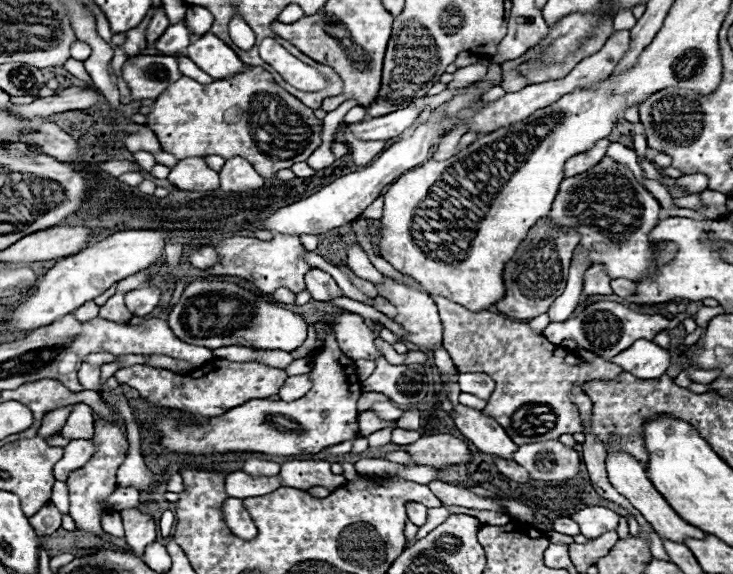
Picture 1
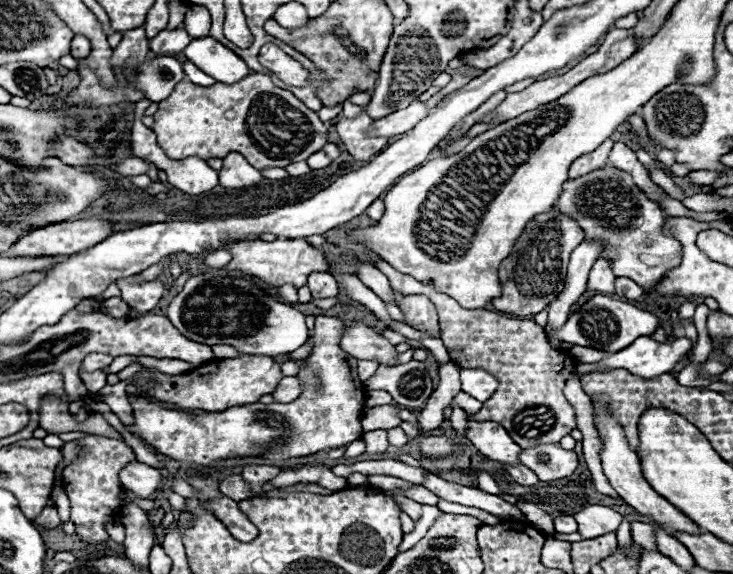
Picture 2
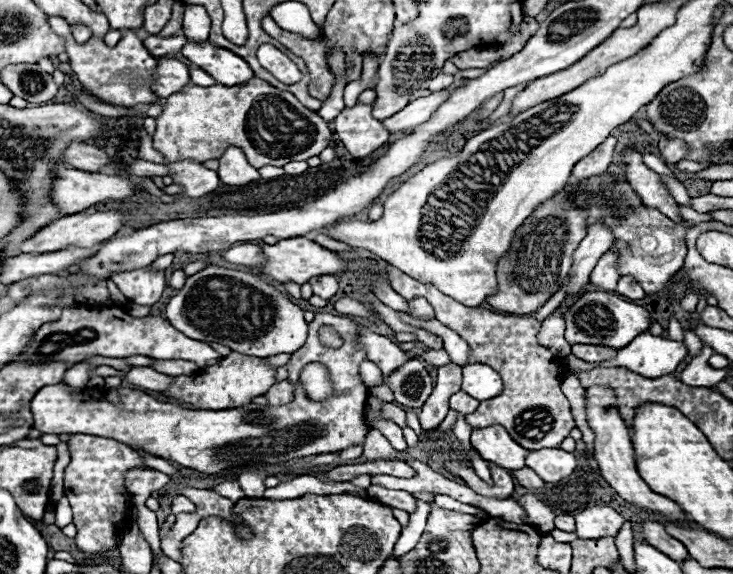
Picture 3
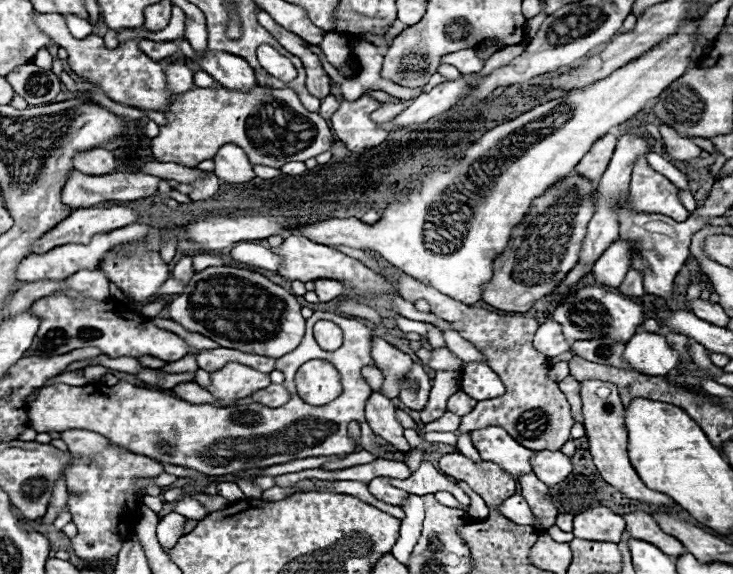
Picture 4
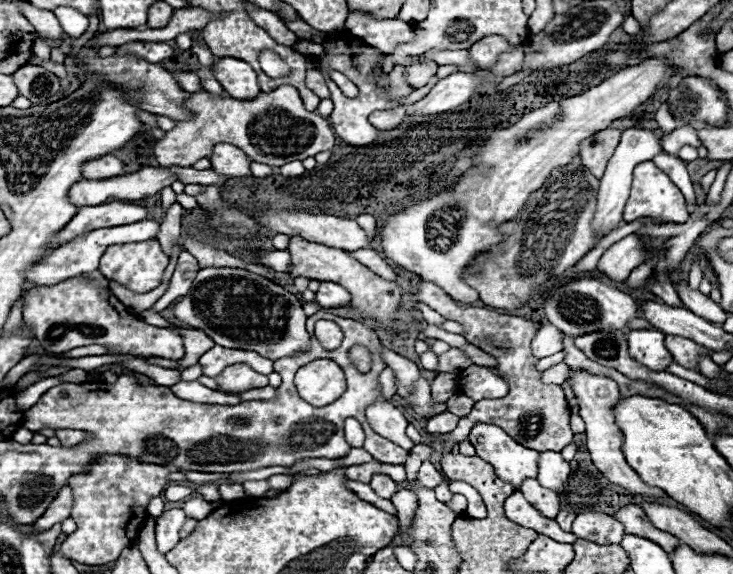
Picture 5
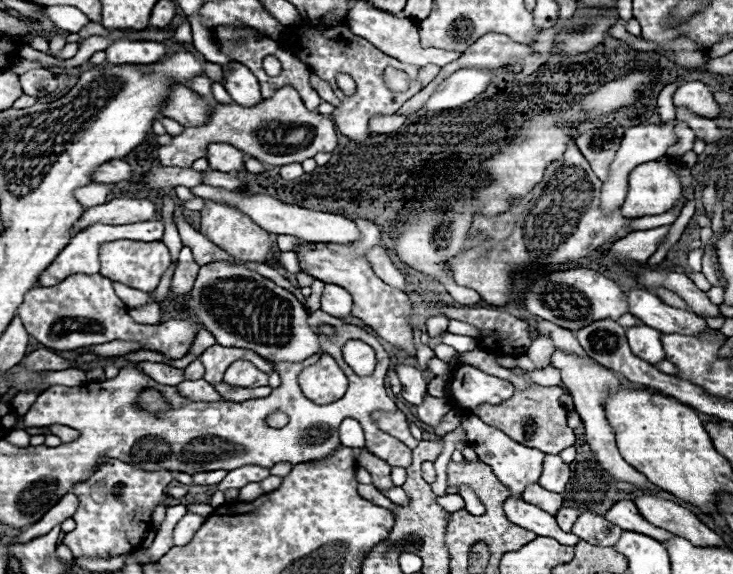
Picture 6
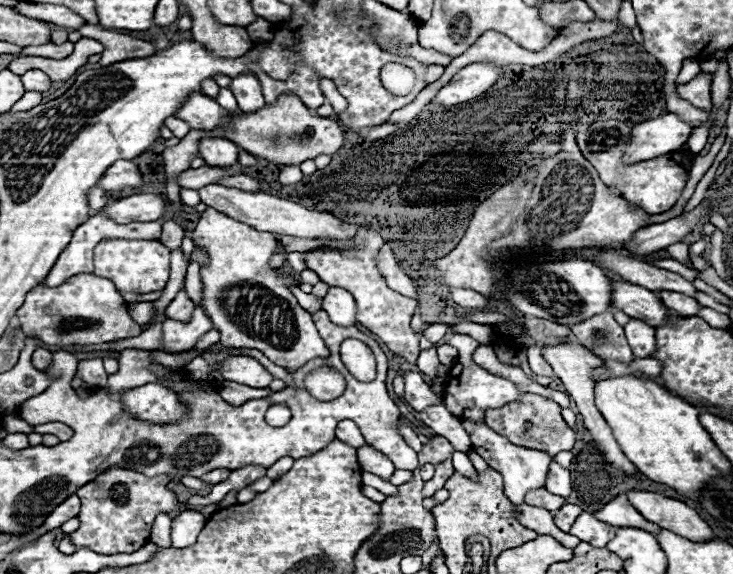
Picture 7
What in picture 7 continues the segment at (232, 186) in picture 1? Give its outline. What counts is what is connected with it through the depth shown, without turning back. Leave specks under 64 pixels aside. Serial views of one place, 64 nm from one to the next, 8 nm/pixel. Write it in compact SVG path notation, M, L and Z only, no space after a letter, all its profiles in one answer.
M202 138L198 142L198 154L206 164L214 166L236 166L238 146L226 138Z

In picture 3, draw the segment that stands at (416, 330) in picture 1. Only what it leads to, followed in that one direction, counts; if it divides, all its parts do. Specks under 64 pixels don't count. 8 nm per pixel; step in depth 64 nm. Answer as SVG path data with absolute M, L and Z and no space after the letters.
M414 298L410 300L410 314L416 318L424 318L424 320L432 320L434 318L434 310L428 304L426 298Z

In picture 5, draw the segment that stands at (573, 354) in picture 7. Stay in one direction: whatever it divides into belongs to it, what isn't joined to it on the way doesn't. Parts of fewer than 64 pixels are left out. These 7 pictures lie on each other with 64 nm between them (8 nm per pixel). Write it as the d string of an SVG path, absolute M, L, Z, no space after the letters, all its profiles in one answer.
M570 370L568 372L568 382L574 388L574 394L578 398L578 406L580 406L580 416L586 422L586 442L588 442L588 452L592 454L592 462L596 464L596 468L612 482L618 486L628 488L632 494L642 494L642 496L652 496L652 498L662 498L664 492L660 488L650 488L626 462L626 458L622 458L622 432L614 422L614 406L620 398L618 392L618 384L608 378L608 376L598 376L598 374L590 374L590 372L582 372L582 370Z

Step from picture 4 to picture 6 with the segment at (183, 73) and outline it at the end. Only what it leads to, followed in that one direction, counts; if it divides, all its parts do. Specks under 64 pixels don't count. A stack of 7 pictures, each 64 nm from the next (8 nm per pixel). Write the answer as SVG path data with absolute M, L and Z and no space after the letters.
M198 76L198 78L194 78L194 82L190 82L190 88L192 88L196 94L208 98L208 96L212 94L212 80L206 78L206 76Z

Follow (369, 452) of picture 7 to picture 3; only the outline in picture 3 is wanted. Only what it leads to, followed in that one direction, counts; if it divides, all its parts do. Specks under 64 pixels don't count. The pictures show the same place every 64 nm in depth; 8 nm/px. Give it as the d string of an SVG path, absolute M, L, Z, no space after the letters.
M370 484L368 488L368 494L372 498L376 498L378 502L382 504L388 504L392 508L402 508L406 512L414 512L416 504L414 504L414 496L410 492L404 492L404 490L388 490L384 486L378 486L378 484Z

